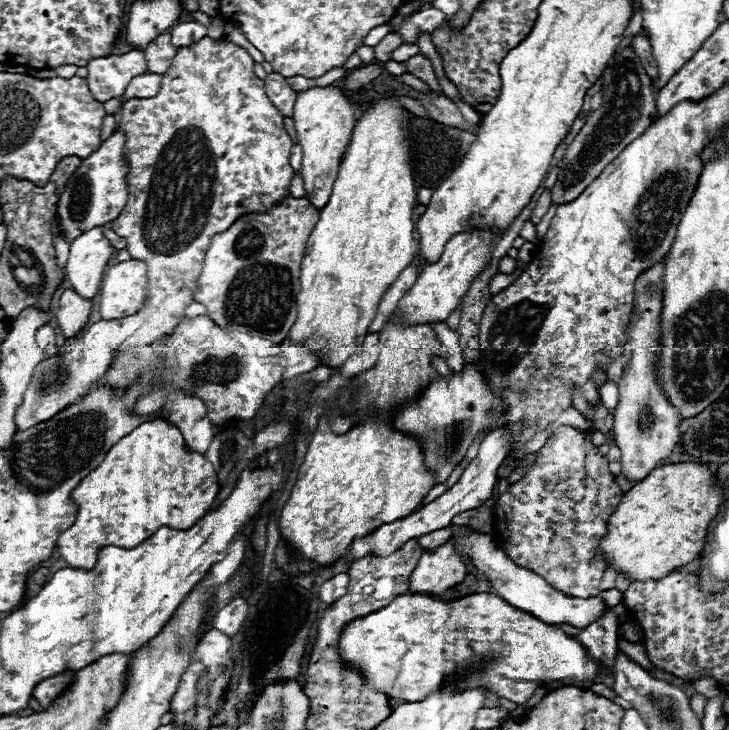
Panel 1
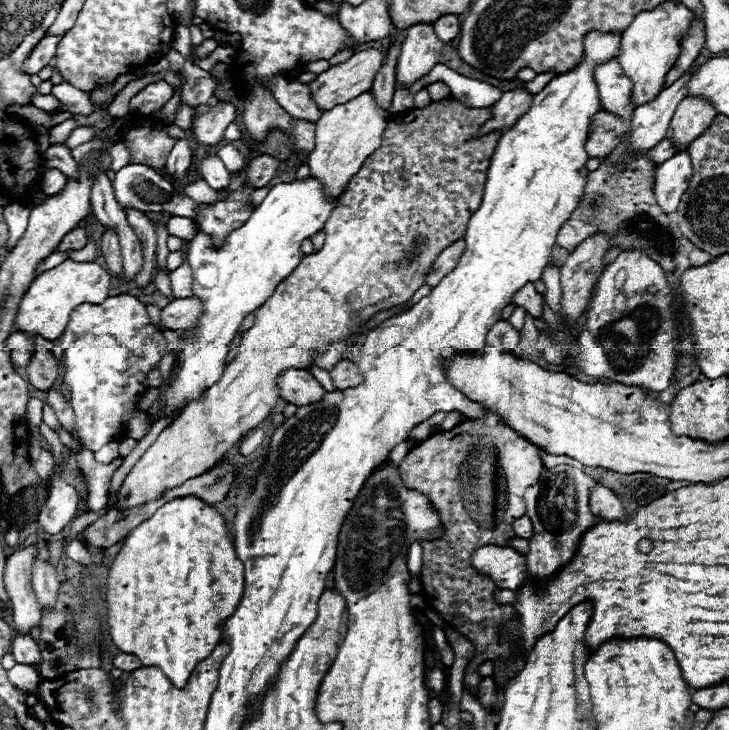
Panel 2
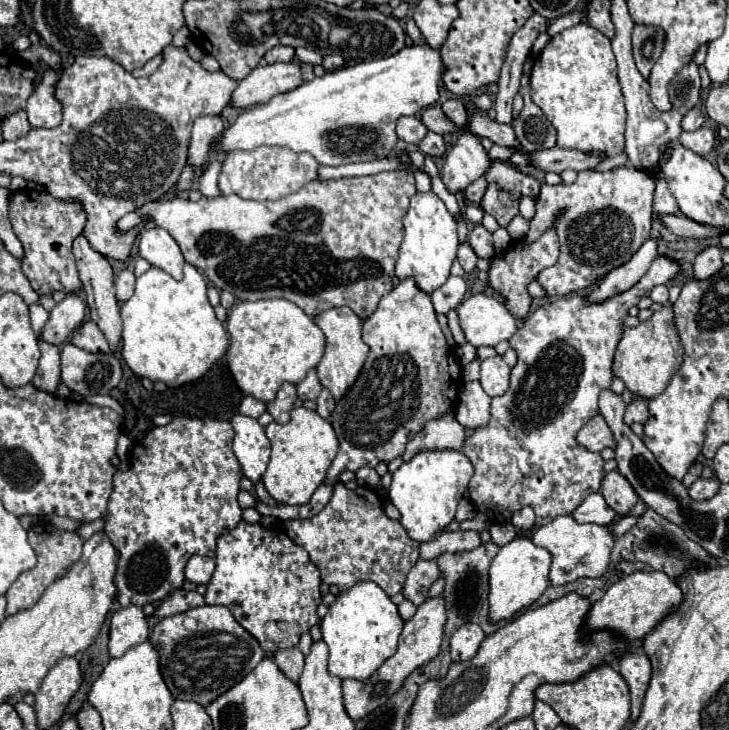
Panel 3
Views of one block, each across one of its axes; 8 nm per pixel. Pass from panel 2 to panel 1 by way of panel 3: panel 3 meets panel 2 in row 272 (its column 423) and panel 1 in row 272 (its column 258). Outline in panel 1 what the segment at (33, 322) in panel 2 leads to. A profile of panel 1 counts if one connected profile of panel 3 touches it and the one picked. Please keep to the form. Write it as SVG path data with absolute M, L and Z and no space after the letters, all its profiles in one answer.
M128 260L110 266L104 272L98 294L102 320L116 320L136 314L144 306L146 284L146 264L142 260Z

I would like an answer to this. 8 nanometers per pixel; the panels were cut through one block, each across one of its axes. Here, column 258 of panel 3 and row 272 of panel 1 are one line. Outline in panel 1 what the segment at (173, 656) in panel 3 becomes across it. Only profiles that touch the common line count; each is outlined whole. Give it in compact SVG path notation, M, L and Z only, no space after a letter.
M664 260L654 268L640 274L636 280L636 300L634 300L634 318L628 324L628 344L632 348L632 360L618 382L620 404L614 414L614 440L622 452L622 474L632 480L644 480L660 462L664 462L674 446L678 444L678 412L676 408L662 396L662 390L656 382L652 364L654 352L658 348L658 322L660 322L660 306L662 306L662 272Z

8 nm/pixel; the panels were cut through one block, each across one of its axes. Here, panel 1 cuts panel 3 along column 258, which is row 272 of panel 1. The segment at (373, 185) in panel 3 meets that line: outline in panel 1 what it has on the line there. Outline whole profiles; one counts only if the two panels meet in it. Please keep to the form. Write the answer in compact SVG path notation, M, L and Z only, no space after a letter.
M286 196L268 212L244 214L228 230L214 234L194 300L204 304L208 316L222 328L228 324L246 324L274 344L284 342L296 320L300 262L318 214L306 198Z

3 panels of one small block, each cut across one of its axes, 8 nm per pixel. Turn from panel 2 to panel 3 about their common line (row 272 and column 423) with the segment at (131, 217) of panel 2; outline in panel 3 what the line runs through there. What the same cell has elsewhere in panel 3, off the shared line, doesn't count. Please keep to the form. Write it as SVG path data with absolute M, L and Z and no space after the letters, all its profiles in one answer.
M428 132L424 136L424 140L420 142L420 150L426 154L426 156L432 156L432 158L440 158L444 156L446 152L446 144L444 144L444 138L436 132Z

